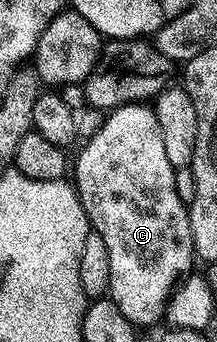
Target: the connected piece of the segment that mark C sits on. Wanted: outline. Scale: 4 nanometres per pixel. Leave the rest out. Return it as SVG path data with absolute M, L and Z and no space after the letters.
M133 102L123 104L120 108L113 108L105 116L108 117L105 118L104 125L85 142L84 149L76 158L74 187L88 215L91 231L97 232L102 238L102 242L106 242L106 250L110 250L110 286L108 287L110 299L117 304L122 314L135 326L156 324L159 320L163 321L165 319L168 299L176 285L180 283L182 278L187 277L193 271L192 260L194 261L194 253L192 251L192 231L190 230L190 218L188 217L188 204L181 200L178 196L178 190L175 189L177 169L172 168L170 158L166 158L166 146L162 142L162 130L158 126L155 111L147 103Z

